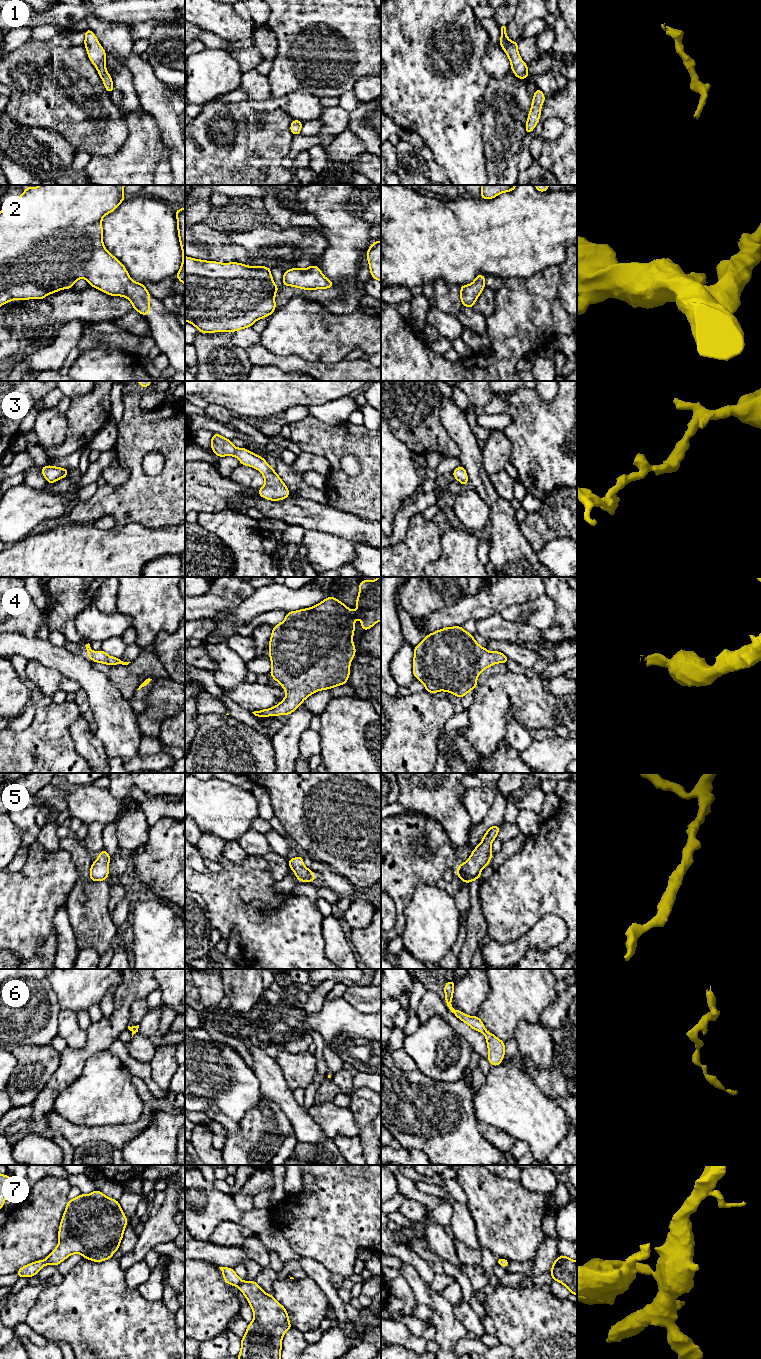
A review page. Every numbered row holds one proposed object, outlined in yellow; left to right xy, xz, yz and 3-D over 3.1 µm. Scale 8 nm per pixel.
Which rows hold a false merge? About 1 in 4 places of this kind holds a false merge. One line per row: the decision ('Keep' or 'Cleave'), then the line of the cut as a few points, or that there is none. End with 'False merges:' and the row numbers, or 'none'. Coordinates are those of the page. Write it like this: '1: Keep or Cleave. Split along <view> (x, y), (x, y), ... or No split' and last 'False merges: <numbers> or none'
1: Keep. No split
2: Keep. No split
3: Keep. No split
4: Keep. No split
5: Keep. No split
6: Keep. No split
7: Cleave. Split along xz (242, 1281), (237, 1286)
False merges: 7

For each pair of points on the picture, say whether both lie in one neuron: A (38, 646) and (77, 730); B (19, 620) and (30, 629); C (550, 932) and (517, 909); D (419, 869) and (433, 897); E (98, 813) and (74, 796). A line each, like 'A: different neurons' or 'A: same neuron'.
A: different neurons
B: same neuron
C: different neurons
D: different neurons
E: same neuron

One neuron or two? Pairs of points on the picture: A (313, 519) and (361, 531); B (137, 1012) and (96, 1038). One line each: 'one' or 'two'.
A: one
B: two

